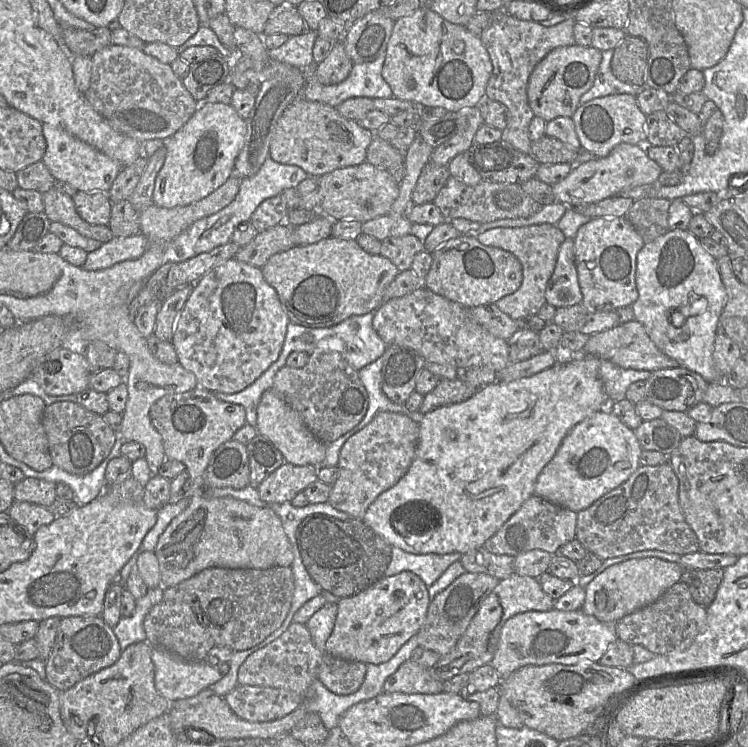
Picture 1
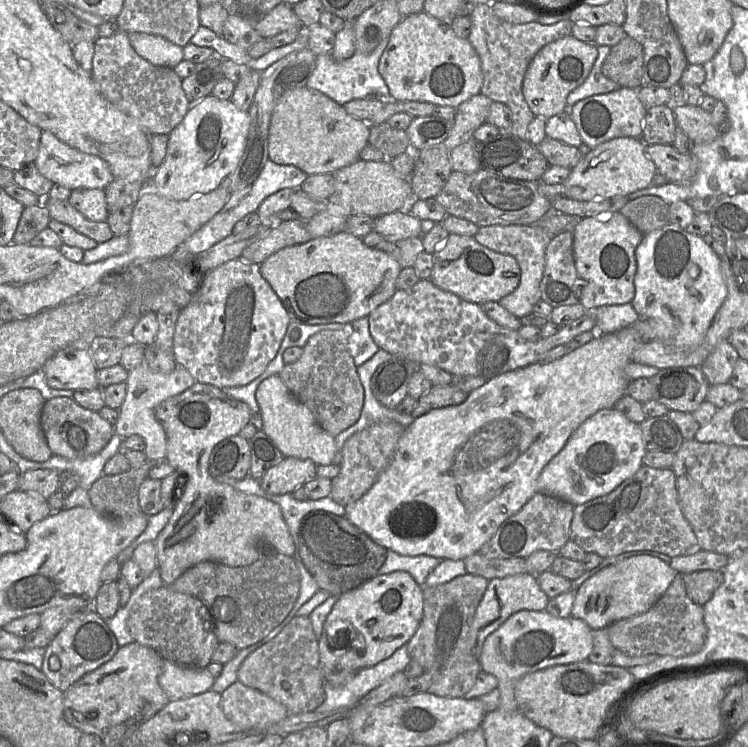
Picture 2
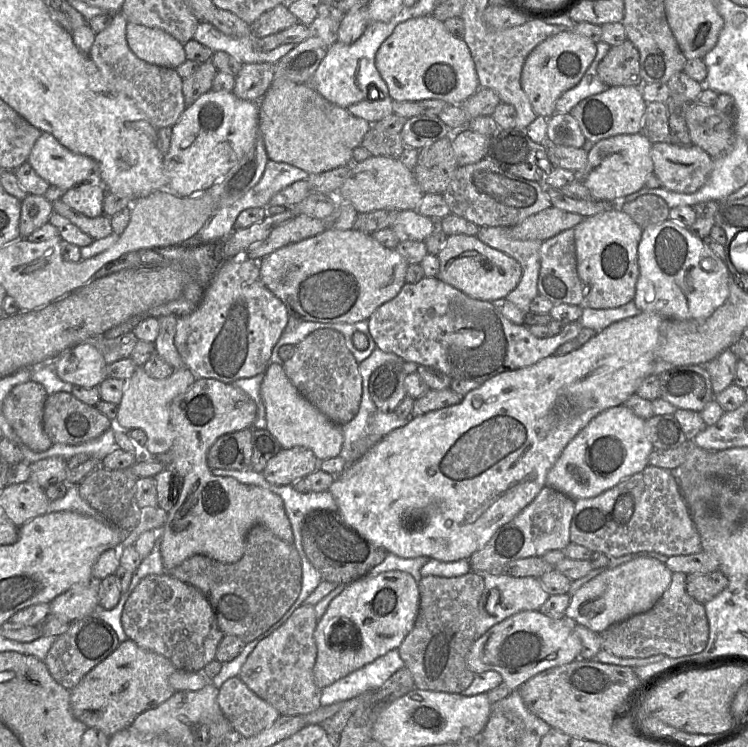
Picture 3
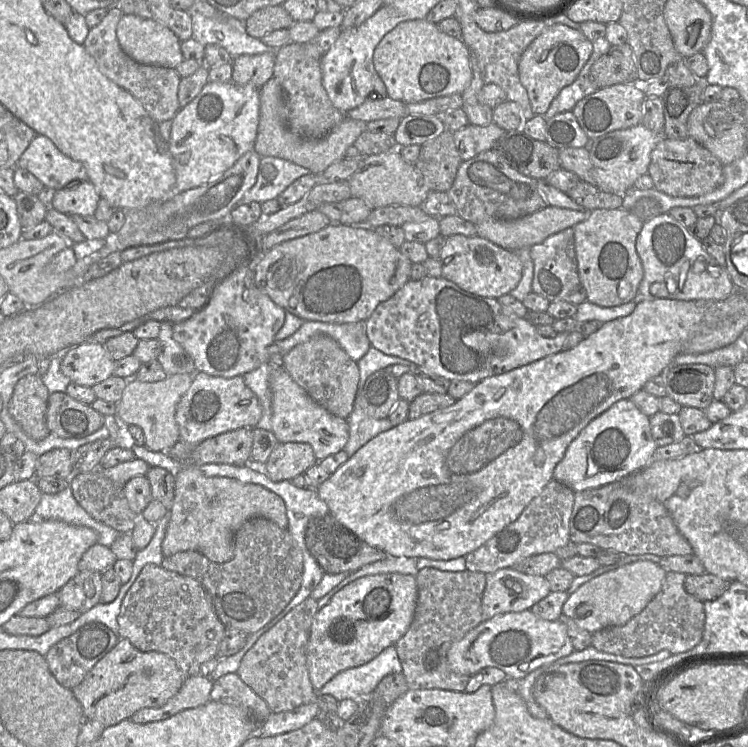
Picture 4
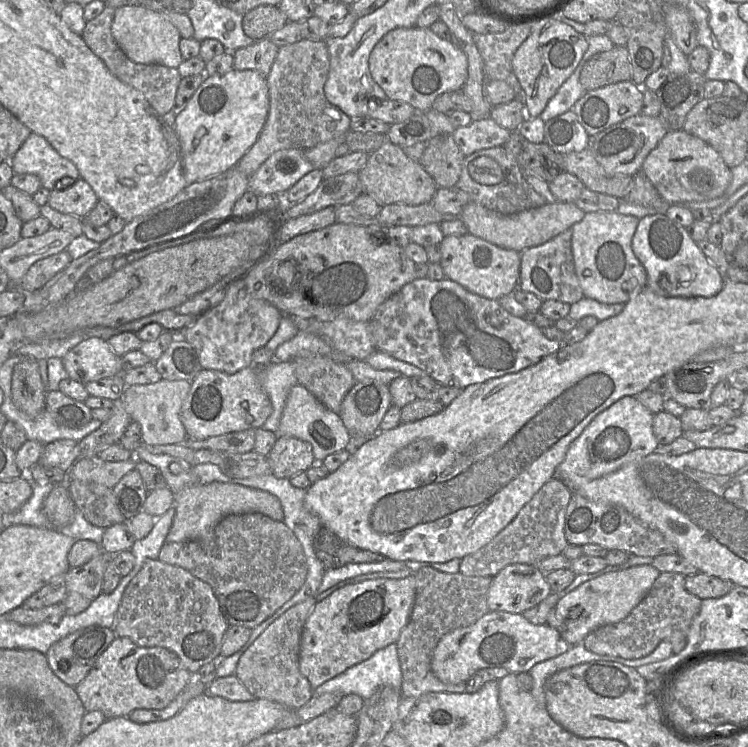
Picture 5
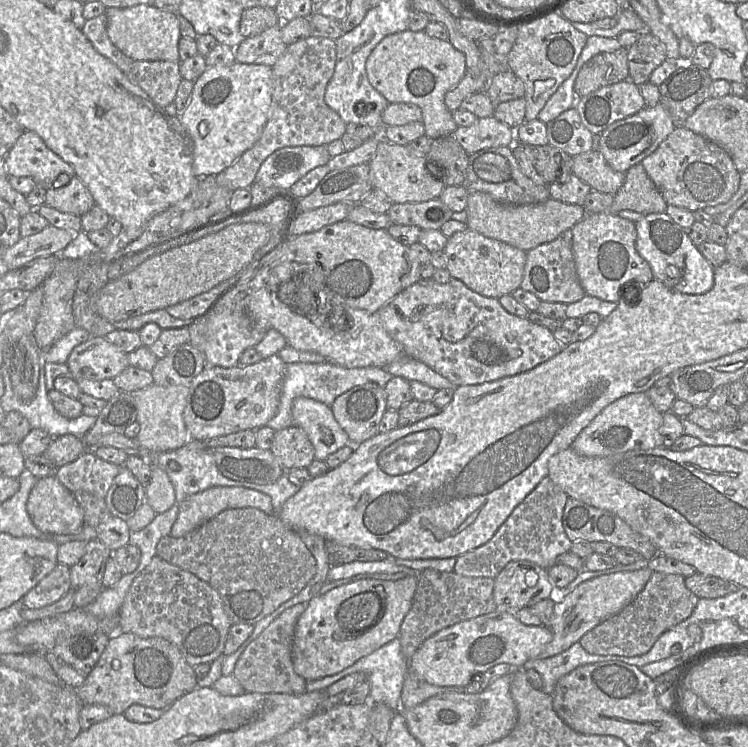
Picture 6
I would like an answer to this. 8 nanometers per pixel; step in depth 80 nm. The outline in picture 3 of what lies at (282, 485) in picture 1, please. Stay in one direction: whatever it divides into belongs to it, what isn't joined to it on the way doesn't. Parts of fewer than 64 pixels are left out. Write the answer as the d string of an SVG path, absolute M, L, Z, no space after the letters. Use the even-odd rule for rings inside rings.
M295 446L281 449L268 461L262 473L272 485L291 485L316 471L320 461L311 449Z

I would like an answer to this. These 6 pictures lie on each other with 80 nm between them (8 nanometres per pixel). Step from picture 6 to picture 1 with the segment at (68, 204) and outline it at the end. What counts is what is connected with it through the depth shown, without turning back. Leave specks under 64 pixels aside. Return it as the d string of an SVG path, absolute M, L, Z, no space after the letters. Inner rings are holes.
M77 191L72 199L79 216L93 225L109 225L112 202L107 193Z

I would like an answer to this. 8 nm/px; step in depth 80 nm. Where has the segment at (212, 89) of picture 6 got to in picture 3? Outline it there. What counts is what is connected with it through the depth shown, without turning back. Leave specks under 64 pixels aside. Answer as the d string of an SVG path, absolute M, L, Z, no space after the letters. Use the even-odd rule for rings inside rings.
M210 90L187 106L178 121L172 126L171 142L164 156L164 173L167 188L172 193L189 197L194 192L205 191L224 177L248 151L258 133L258 102L242 100L231 92Z

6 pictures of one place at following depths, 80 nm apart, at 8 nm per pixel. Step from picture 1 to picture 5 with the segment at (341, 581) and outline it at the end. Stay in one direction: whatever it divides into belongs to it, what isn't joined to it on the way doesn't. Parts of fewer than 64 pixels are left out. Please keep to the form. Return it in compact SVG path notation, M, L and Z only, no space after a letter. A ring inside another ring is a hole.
M324 525L315 537L314 551L326 570L354 563L381 562L386 558L380 553L349 545Z

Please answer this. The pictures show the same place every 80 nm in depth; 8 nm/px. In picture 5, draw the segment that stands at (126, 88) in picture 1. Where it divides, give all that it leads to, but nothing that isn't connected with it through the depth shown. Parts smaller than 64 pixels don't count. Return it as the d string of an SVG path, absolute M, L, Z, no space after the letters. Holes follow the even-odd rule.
M106 6L100 15L86 22L82 38L112 75L142 93L152 109L163 116L175 107L176 93L182 77L177 68L159 64L140 64L130 60L117 45L111 34L114 13L115 8Z

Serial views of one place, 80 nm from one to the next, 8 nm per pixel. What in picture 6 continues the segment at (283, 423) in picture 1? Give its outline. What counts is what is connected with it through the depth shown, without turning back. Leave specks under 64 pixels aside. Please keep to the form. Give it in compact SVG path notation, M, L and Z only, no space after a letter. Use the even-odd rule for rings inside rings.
M297 397L292 403L294 425L303 429L315 448L315 459L325 461L327 457L345 445L351 445L349 436L334 417L331 406L307 397Z

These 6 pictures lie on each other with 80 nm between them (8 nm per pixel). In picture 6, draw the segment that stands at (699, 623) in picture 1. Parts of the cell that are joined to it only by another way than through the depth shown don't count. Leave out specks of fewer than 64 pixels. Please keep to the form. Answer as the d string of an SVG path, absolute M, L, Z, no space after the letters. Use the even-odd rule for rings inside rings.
M653 572L643 590L630 604L588 631L579 642L590 654L627 657L643 655L650 651L665 631L689 618L698 600L686 587L682 575Z

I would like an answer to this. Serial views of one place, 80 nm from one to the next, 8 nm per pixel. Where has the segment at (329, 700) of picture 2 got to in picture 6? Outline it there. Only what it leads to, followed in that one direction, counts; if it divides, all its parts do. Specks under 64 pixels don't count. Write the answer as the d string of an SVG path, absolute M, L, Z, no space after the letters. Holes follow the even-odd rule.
M399 637L334 675L326 676L318 680L306 681L306 690L308 692L325 691L332 684L353 673L363 673L367 677L370 683L369 702L385 704L395 712L402 710L401 693L407 675L407 661L402 653Z

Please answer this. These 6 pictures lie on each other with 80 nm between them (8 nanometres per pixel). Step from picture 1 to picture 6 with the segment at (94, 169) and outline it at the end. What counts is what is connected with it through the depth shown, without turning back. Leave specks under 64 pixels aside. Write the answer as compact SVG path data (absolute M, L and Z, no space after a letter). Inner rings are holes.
M25 131L9 149L4 159L8 176L32 178L36 187L43 187L46 190L53 188L53 182L60 174L66 174L70 178L76 176L73 167L50 150L41 137L32 131Z

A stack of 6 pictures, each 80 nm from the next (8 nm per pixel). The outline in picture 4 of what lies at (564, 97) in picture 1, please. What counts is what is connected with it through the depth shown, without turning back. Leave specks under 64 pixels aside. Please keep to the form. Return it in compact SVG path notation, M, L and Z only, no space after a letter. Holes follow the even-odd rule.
M558 23L547 24L541 34L528 45L519 59L518 73L534 115L544 115L561 89L576 79L592 49L592 41L580 30Z

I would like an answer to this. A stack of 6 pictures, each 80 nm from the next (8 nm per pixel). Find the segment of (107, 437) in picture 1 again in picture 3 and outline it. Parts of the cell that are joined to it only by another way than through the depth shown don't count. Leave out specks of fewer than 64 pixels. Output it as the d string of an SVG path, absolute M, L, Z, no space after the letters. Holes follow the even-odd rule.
M57 392L46 400L43 427L53 443L80 445L111 429L111 421L71 393Z

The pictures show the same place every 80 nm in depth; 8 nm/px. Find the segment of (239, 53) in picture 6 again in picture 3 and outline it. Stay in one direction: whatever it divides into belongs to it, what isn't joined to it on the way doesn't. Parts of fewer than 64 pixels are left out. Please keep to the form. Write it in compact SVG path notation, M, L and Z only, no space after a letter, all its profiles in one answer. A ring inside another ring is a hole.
M245 63L242 64L241 70L235 77L235 84L234 88L232 90L232 93L242 99L242 100L247 100L247 101L256 101L258 102L258 113L259 113L259 101L265 94L265 92L268 90L270 87L273 79L274 79L274 64L271 63Z

